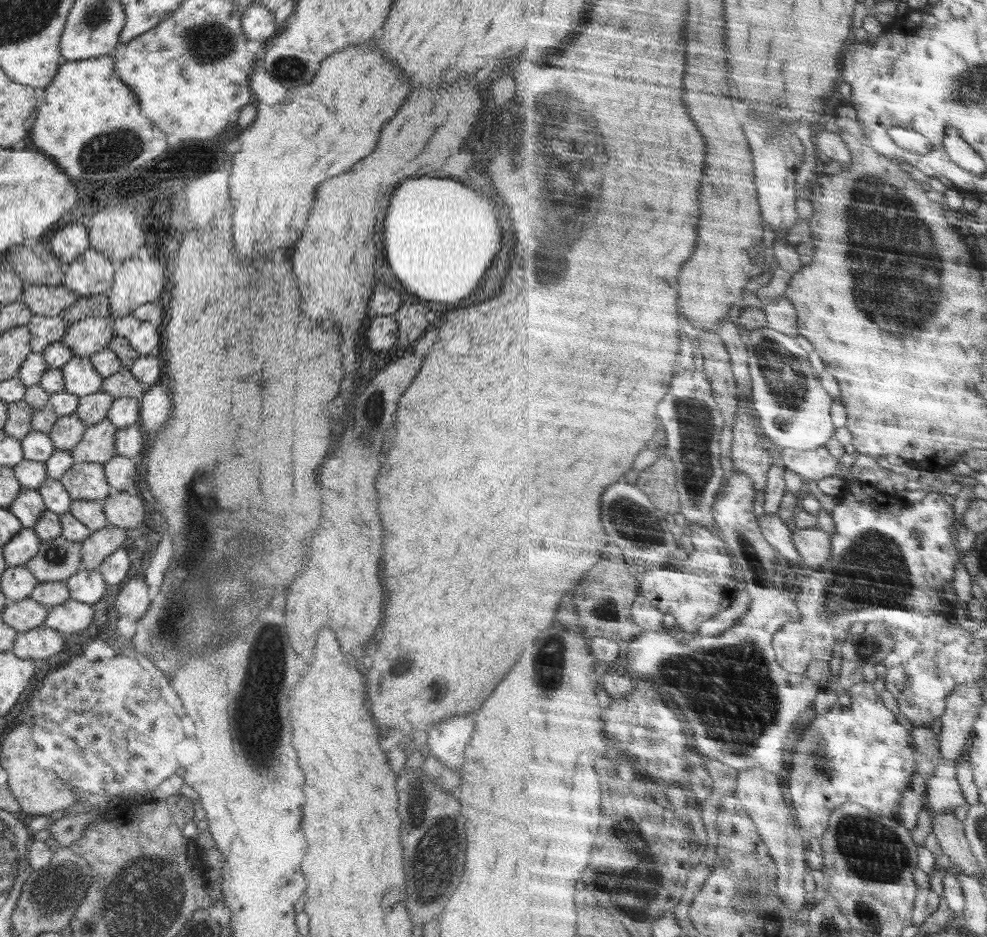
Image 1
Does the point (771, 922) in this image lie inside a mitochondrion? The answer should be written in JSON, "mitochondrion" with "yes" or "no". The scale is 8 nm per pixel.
{"mitochondrion":"yes"}

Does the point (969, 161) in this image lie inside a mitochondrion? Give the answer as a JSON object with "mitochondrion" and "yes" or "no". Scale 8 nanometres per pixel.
{"mitochondrion":"no"}

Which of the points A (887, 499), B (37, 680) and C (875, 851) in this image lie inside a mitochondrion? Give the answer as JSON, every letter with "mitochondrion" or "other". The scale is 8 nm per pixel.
{"A":"other","B":"other","C":"mitochondrion"}

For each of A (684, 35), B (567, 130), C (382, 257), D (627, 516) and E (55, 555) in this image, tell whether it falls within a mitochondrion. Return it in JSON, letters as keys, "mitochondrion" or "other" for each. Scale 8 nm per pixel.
{"A":"other","B":"mitochondrion","C":"other","D":"mitochondrion","E":"mitochondrion"}

